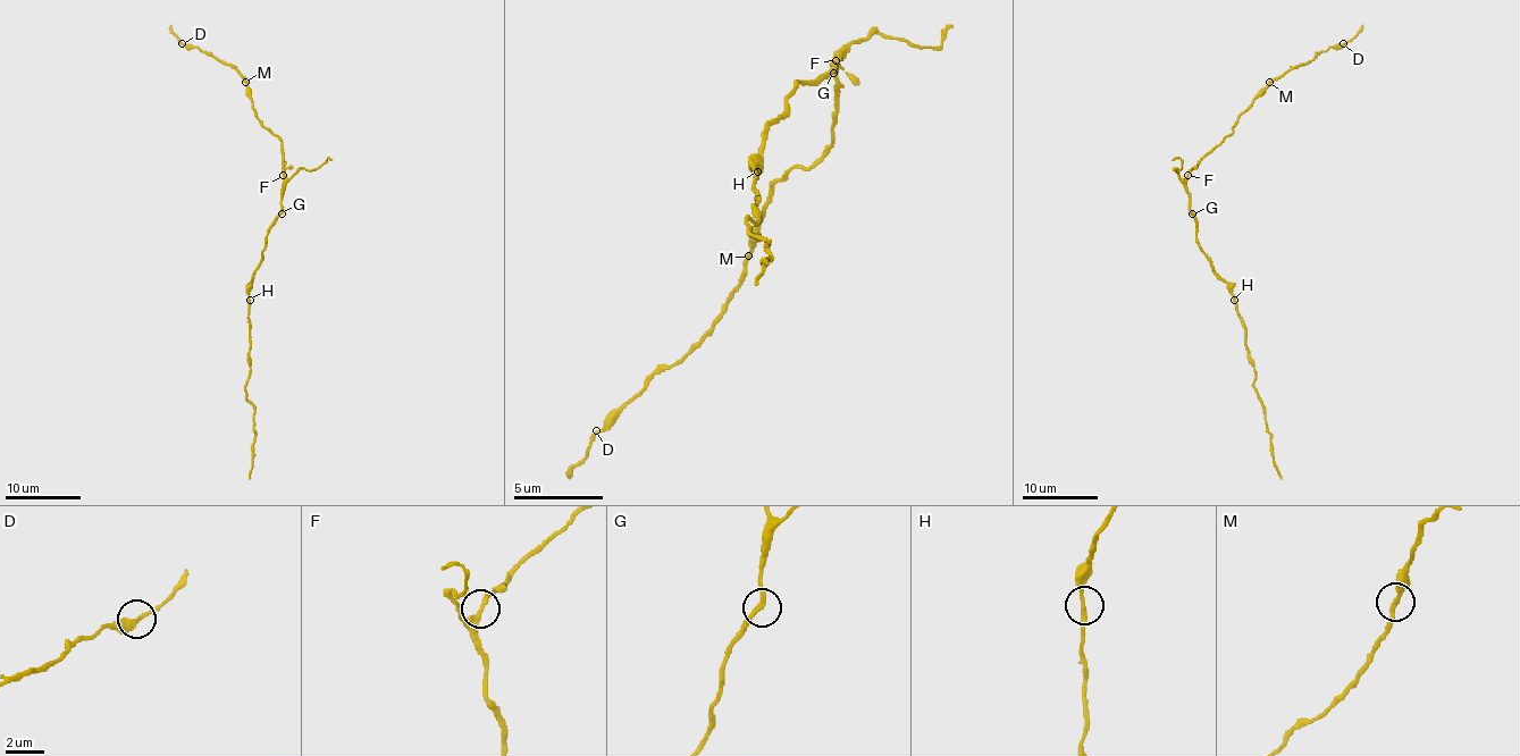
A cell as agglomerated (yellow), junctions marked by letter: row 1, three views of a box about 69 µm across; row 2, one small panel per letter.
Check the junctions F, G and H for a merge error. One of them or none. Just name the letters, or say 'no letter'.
no letter

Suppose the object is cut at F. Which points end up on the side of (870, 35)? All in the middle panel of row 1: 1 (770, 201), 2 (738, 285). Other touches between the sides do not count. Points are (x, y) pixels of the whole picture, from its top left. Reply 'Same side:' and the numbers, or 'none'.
Same side: none

